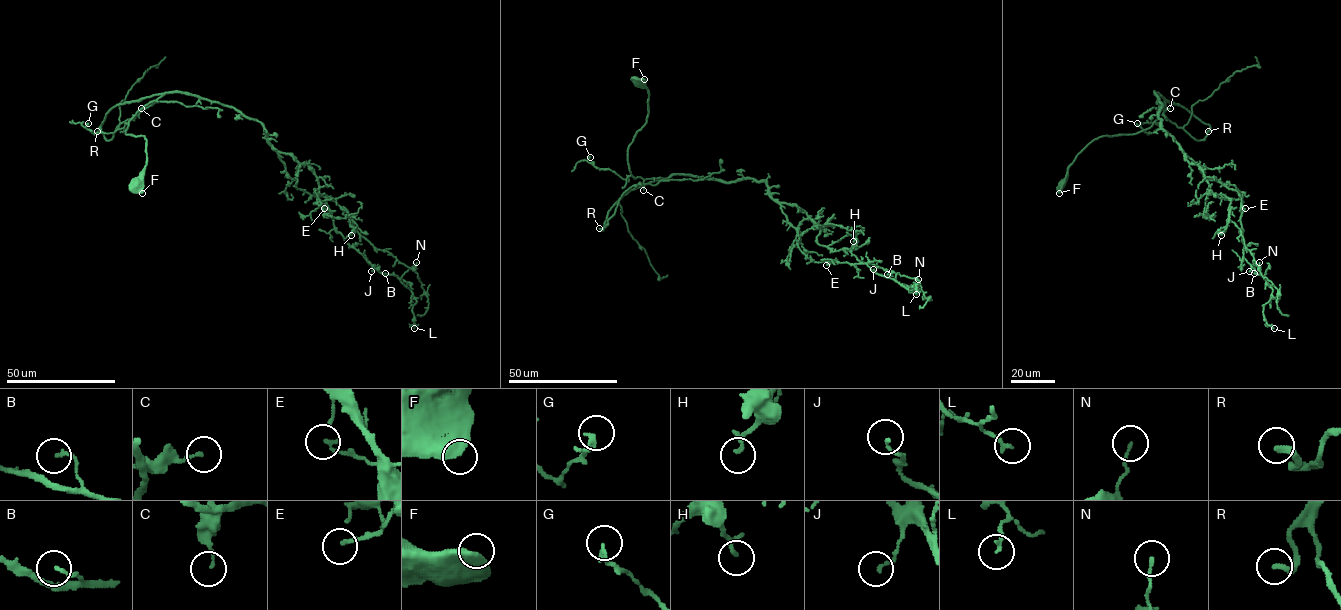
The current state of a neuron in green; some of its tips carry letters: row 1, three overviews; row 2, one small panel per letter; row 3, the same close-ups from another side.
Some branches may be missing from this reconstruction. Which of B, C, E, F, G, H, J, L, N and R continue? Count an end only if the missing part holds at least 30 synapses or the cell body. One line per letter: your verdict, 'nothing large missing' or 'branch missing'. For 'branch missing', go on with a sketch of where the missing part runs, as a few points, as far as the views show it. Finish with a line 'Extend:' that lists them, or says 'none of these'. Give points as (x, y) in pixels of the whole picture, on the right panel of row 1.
B: nothing large missing
C: nothing large missing
E: nothing large missing
F: nothing large missing
G: nothing large missing
H: nothing large missing
J: nothing large missing
L: nothing large missing
N: nothing large missing
R: branch missing | (1208, 131), (1210, 137), (1196, 138), (1184, 112), (1168, 101), (1153, 135), (1208, 204), (1205, 175)
Extend: R

